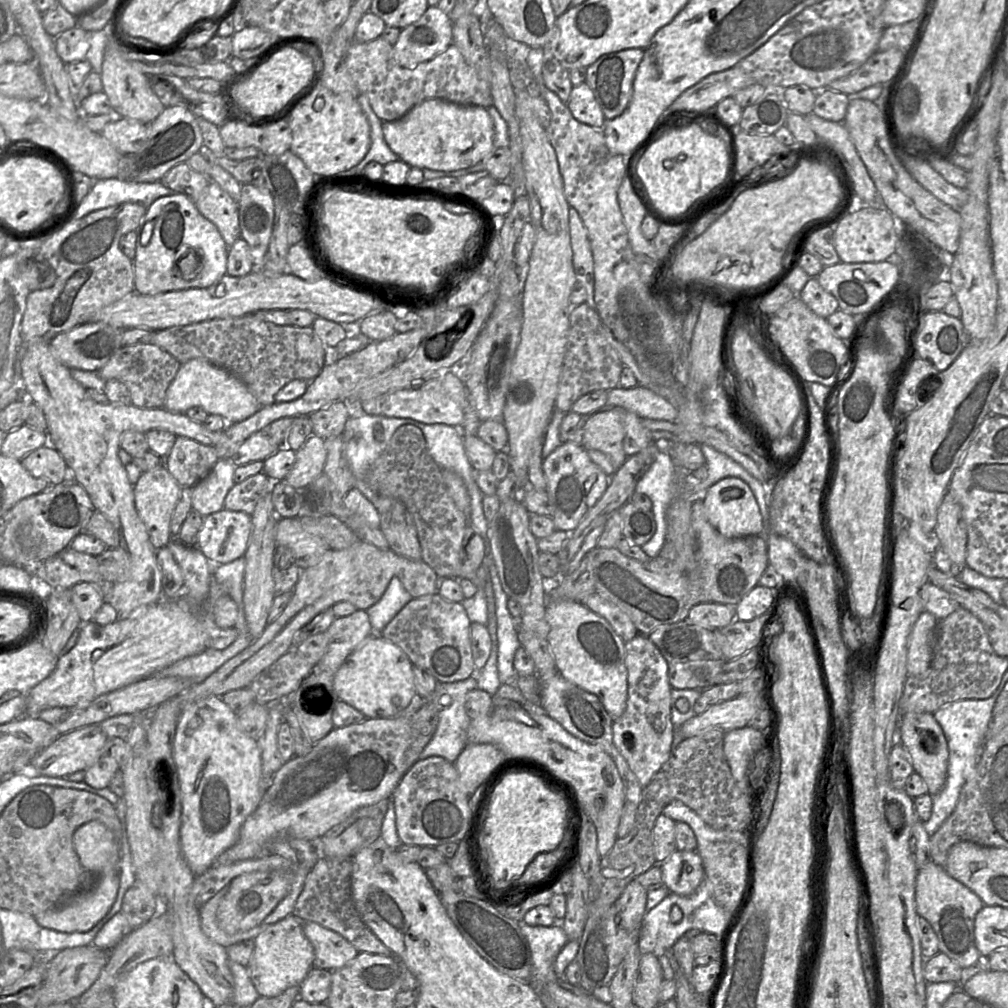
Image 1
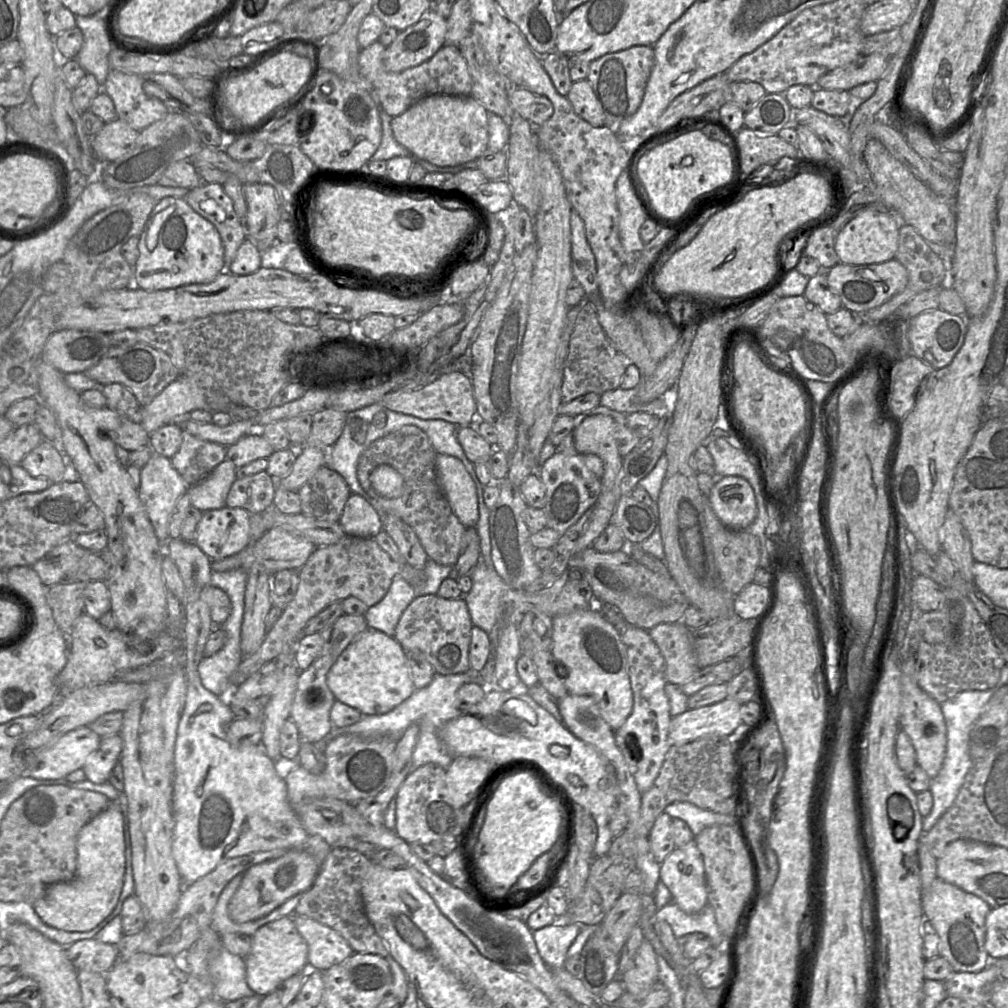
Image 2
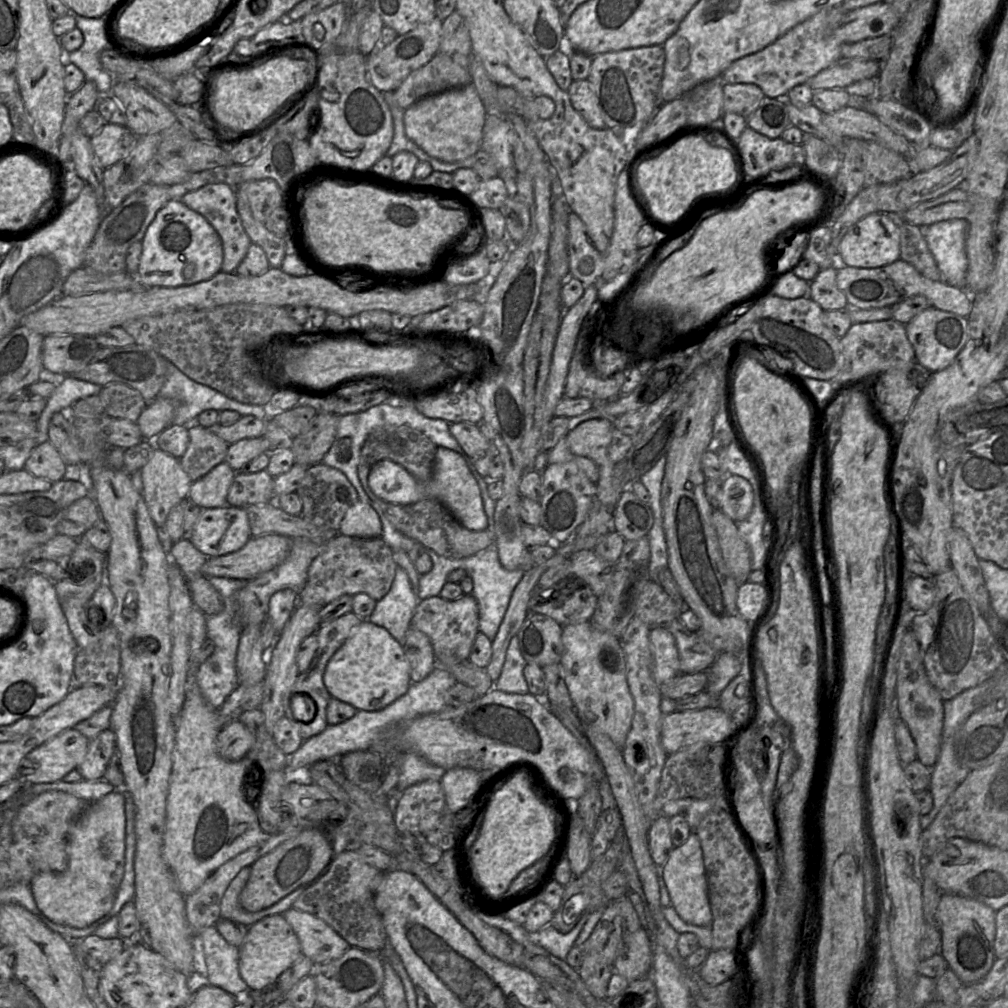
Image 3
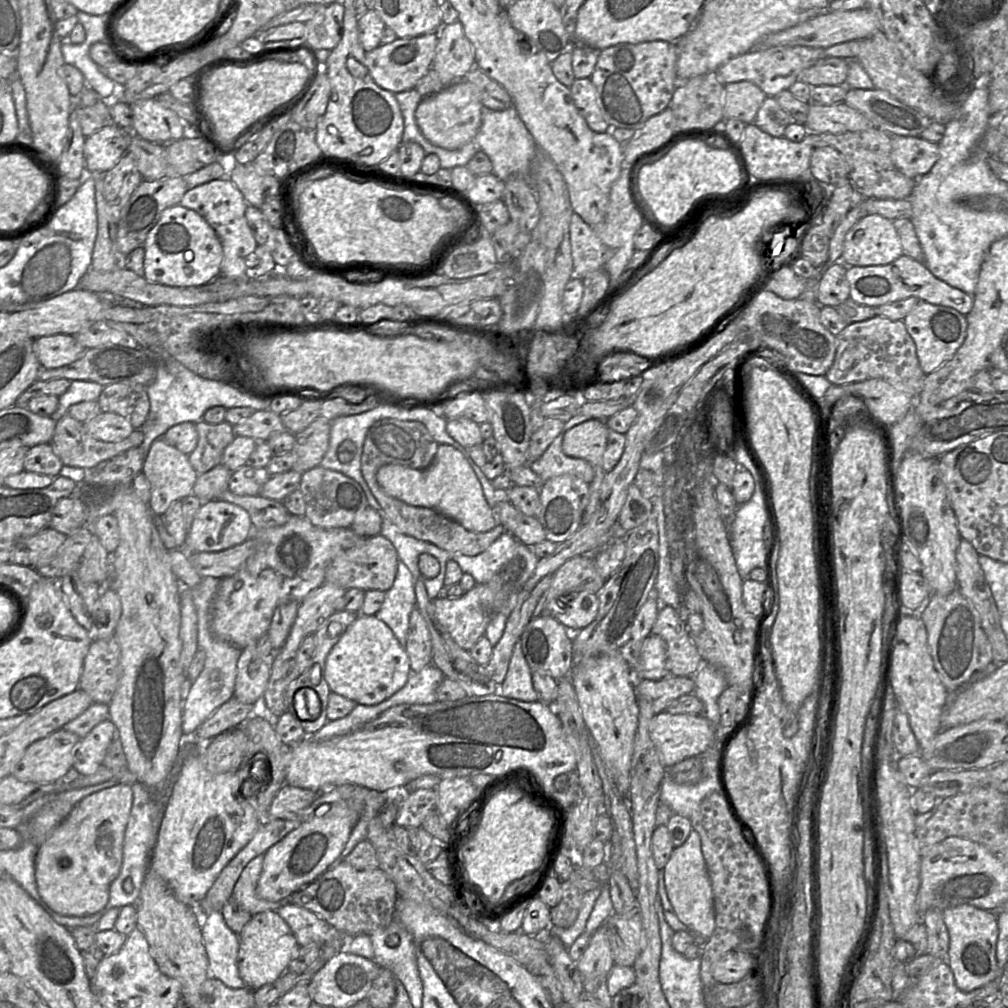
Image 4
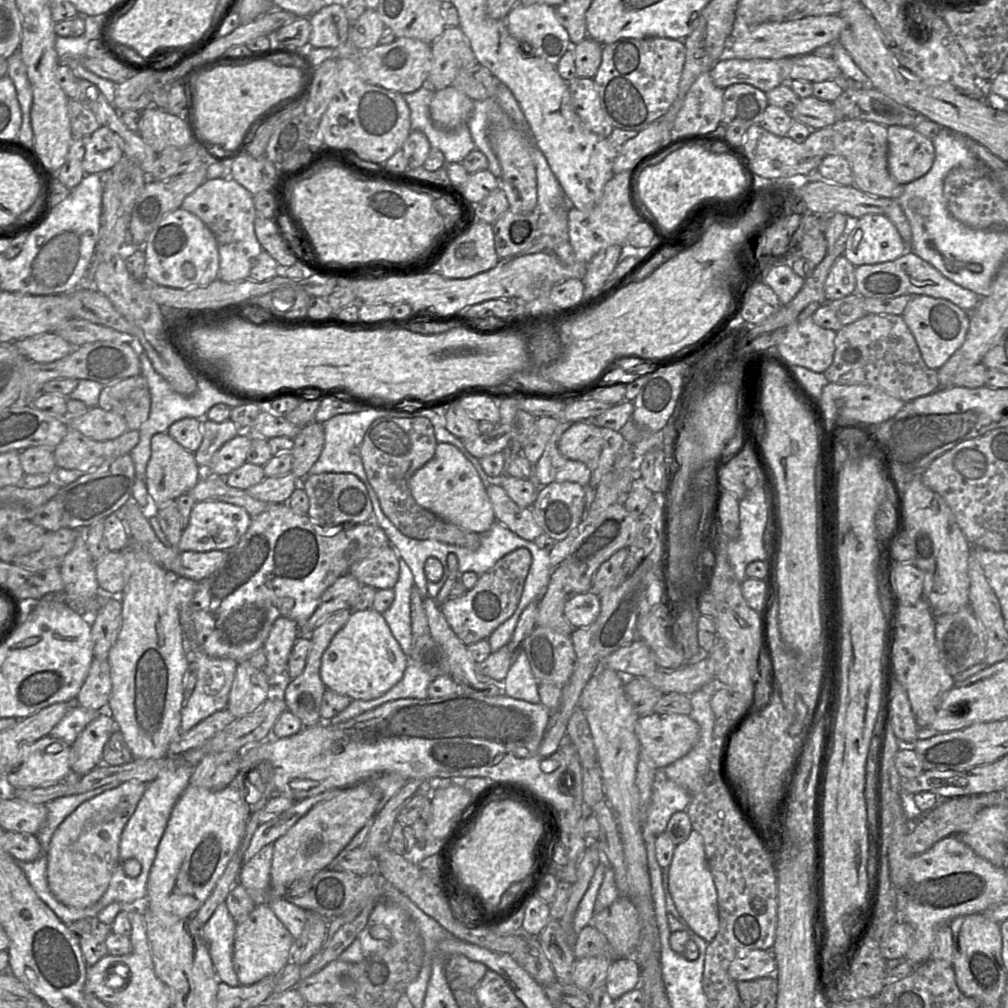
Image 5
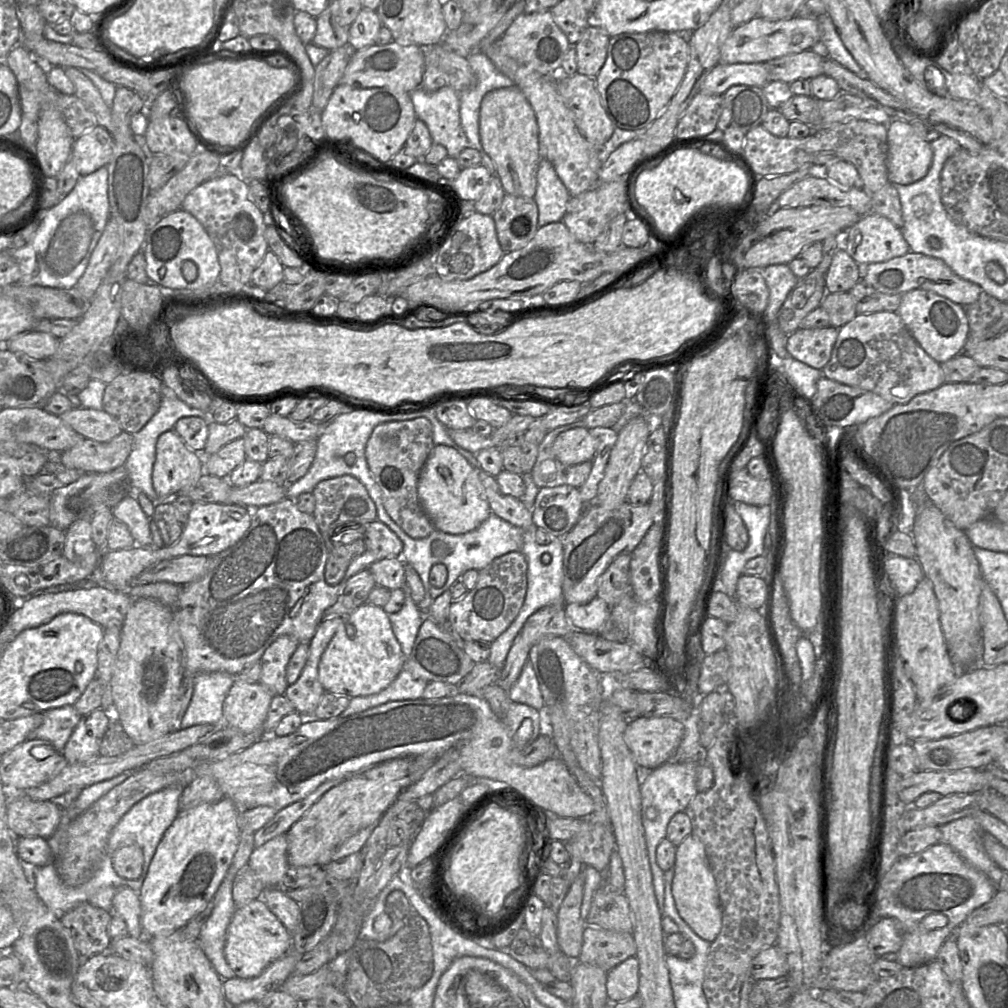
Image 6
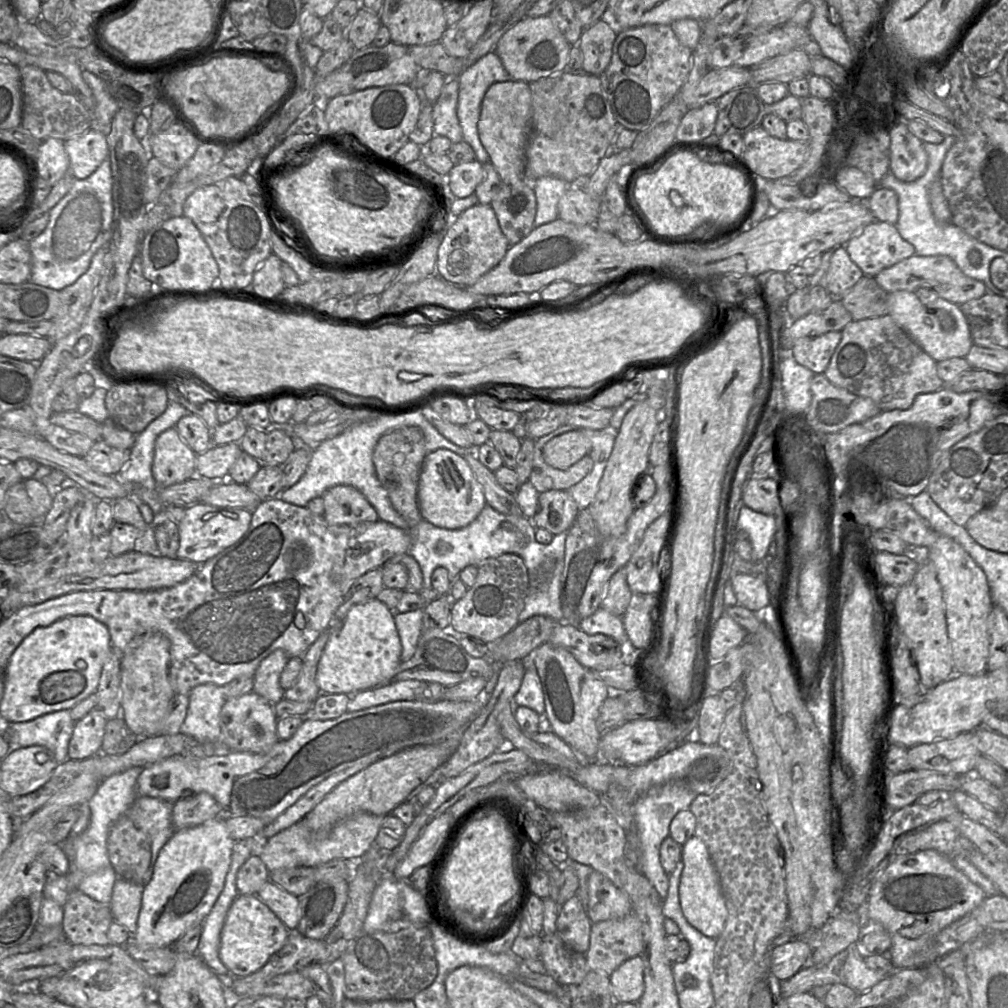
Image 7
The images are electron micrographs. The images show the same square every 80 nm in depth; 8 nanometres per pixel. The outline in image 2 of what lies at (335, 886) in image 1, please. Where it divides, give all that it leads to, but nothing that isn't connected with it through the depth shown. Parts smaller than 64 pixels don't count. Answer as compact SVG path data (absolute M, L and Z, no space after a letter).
M346 847L332 848L320 865L314 883L302 893L295 914L307 916L324 924L344 937L354 952L386 957L389 950L376 933L364 910L361 889L364 877L372 866L366 854Z

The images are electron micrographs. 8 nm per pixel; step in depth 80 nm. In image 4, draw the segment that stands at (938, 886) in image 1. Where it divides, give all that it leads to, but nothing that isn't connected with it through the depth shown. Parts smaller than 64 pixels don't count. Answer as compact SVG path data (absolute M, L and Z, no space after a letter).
M961 904L942 910L949 932L949 949L946 962L949 964L956 986L963 992L971 992L984 986L1000 975L996 957L999 935L997 915L993 911Z

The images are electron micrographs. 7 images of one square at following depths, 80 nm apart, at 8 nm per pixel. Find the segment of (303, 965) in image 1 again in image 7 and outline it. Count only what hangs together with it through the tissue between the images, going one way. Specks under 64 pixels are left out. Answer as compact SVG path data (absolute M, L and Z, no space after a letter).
M240 895L231 904L220 937L219 957L235 978L259 971L287 942L289 930L257 895Z

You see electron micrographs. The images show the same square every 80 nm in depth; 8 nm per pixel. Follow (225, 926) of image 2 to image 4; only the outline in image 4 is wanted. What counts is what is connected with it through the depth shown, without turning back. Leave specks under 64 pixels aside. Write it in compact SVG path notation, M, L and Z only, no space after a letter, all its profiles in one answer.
M264 854L253 858L243 869L233 888L233 898L244 910L251 915L272 910L277 911L291 901L291 896L279 901L269 901L257 895L257 884L262 872Z

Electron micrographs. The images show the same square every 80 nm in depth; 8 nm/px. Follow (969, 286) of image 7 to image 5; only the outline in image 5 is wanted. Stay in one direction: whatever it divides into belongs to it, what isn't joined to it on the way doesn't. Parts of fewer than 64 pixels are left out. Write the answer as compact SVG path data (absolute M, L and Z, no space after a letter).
M908 248L904 255L893 261L856 266L855 280L854 293L863 298L891 299L901 295L926 295L946 299L965 311L973 311L980 301L978 294L949 280Z

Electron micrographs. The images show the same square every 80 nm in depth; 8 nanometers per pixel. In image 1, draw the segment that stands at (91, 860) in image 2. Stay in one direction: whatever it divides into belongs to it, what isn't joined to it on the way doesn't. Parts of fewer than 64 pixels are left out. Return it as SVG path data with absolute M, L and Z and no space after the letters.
M91 820L79 826L73 833L73 845L81 865L97 876L95 884L76 895L64 905L35 916L44 928L60 932L85 932L96 925L112 907L119 888L120 845L113 832L102 822Z

